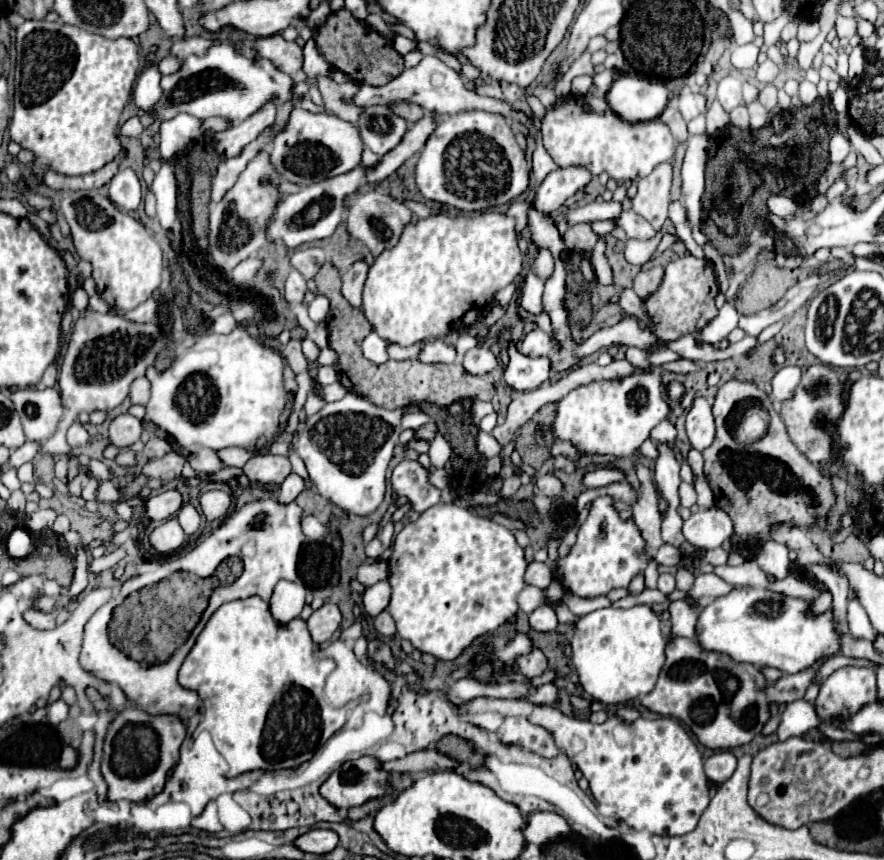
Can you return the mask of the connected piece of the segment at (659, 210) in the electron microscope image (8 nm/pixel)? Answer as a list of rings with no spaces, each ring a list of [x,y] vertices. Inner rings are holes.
[[[670,164],[658,166],[652,174],[648,174],[636,184],[638,192],[632,200],[634,202],[632,210],[646,218],[654,230],[662,230],[666,224],[670,204],[670,184],[672,184]]]

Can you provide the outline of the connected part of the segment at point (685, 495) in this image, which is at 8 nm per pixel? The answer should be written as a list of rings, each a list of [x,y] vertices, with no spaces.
[[[680,482],[678,486],[678,494],[680,494],[680,504],[690,508],[696,504],[696,490],[694,490],[694,484],[688,484],[688,482]]]

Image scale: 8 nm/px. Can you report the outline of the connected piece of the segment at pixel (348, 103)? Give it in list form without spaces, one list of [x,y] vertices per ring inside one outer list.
[[[330,76],[318,78],[318,88],[324,100],[324,110],[328,114],[334,114],[346,122],[356,122],[360,114],[364,112],[362,106],[356,106],[352,100],[356,92],[360,90],[360,84],[354,80],[348,80],[346,84],[336,84]]]

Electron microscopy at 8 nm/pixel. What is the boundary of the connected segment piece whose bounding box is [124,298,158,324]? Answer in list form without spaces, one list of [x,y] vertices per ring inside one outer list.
[[[154,298],[146,300],[144,304],[140,304],[136,310],[132,312],[126,312],[124,318],[130,320],[130,322],[138,322],[138,324],[144,324],[144,322],[152,322],[156,318],[156,310],[158,310],[158,302]]]

